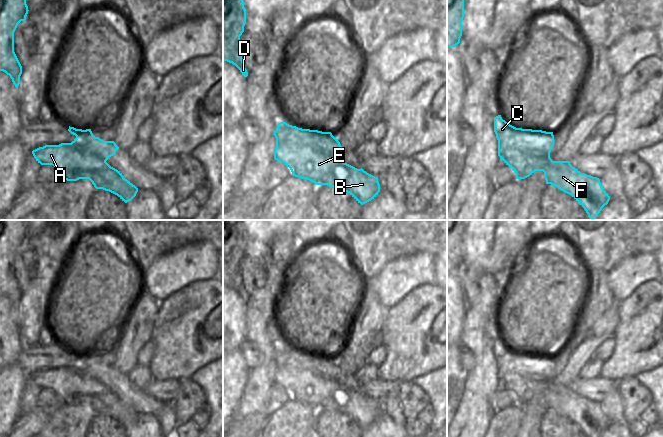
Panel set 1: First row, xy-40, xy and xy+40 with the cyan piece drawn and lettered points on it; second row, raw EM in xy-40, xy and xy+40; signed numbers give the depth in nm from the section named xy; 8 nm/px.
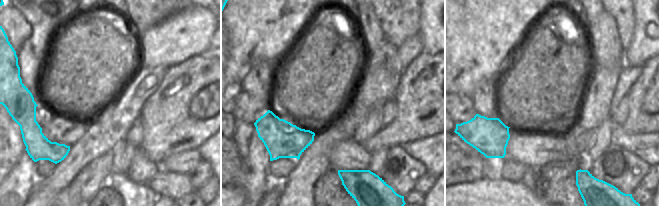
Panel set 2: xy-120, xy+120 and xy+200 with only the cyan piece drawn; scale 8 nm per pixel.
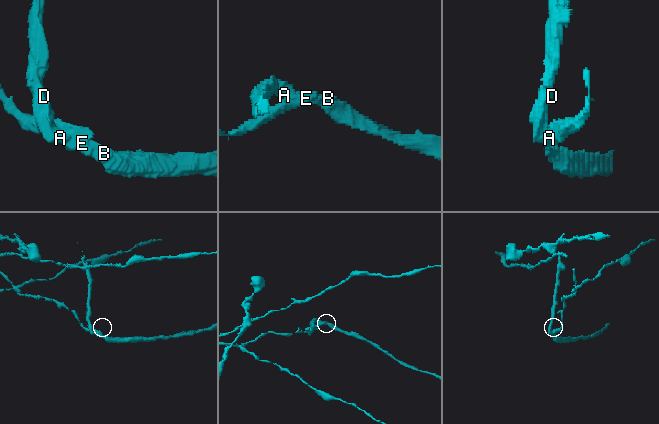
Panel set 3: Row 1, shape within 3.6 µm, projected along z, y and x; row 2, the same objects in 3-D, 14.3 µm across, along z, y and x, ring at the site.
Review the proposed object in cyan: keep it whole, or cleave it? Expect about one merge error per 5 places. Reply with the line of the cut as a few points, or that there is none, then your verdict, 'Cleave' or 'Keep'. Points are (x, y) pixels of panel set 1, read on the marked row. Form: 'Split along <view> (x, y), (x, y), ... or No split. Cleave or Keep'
Split along xy (276, 144), (282, 141), (300, 141), (319, 152), (335, 157). Cleave

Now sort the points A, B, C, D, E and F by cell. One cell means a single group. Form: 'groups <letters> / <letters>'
groups A B D E F / C

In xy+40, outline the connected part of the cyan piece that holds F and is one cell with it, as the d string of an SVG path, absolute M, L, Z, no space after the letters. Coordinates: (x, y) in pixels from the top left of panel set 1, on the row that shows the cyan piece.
M507 149L501 159L512 168L516 179L525 179L535 171L543 171L546 184L571 195L584 208L590 219L595 219L610 200L599 178L581 173L570 161L535 157L519 149Z

